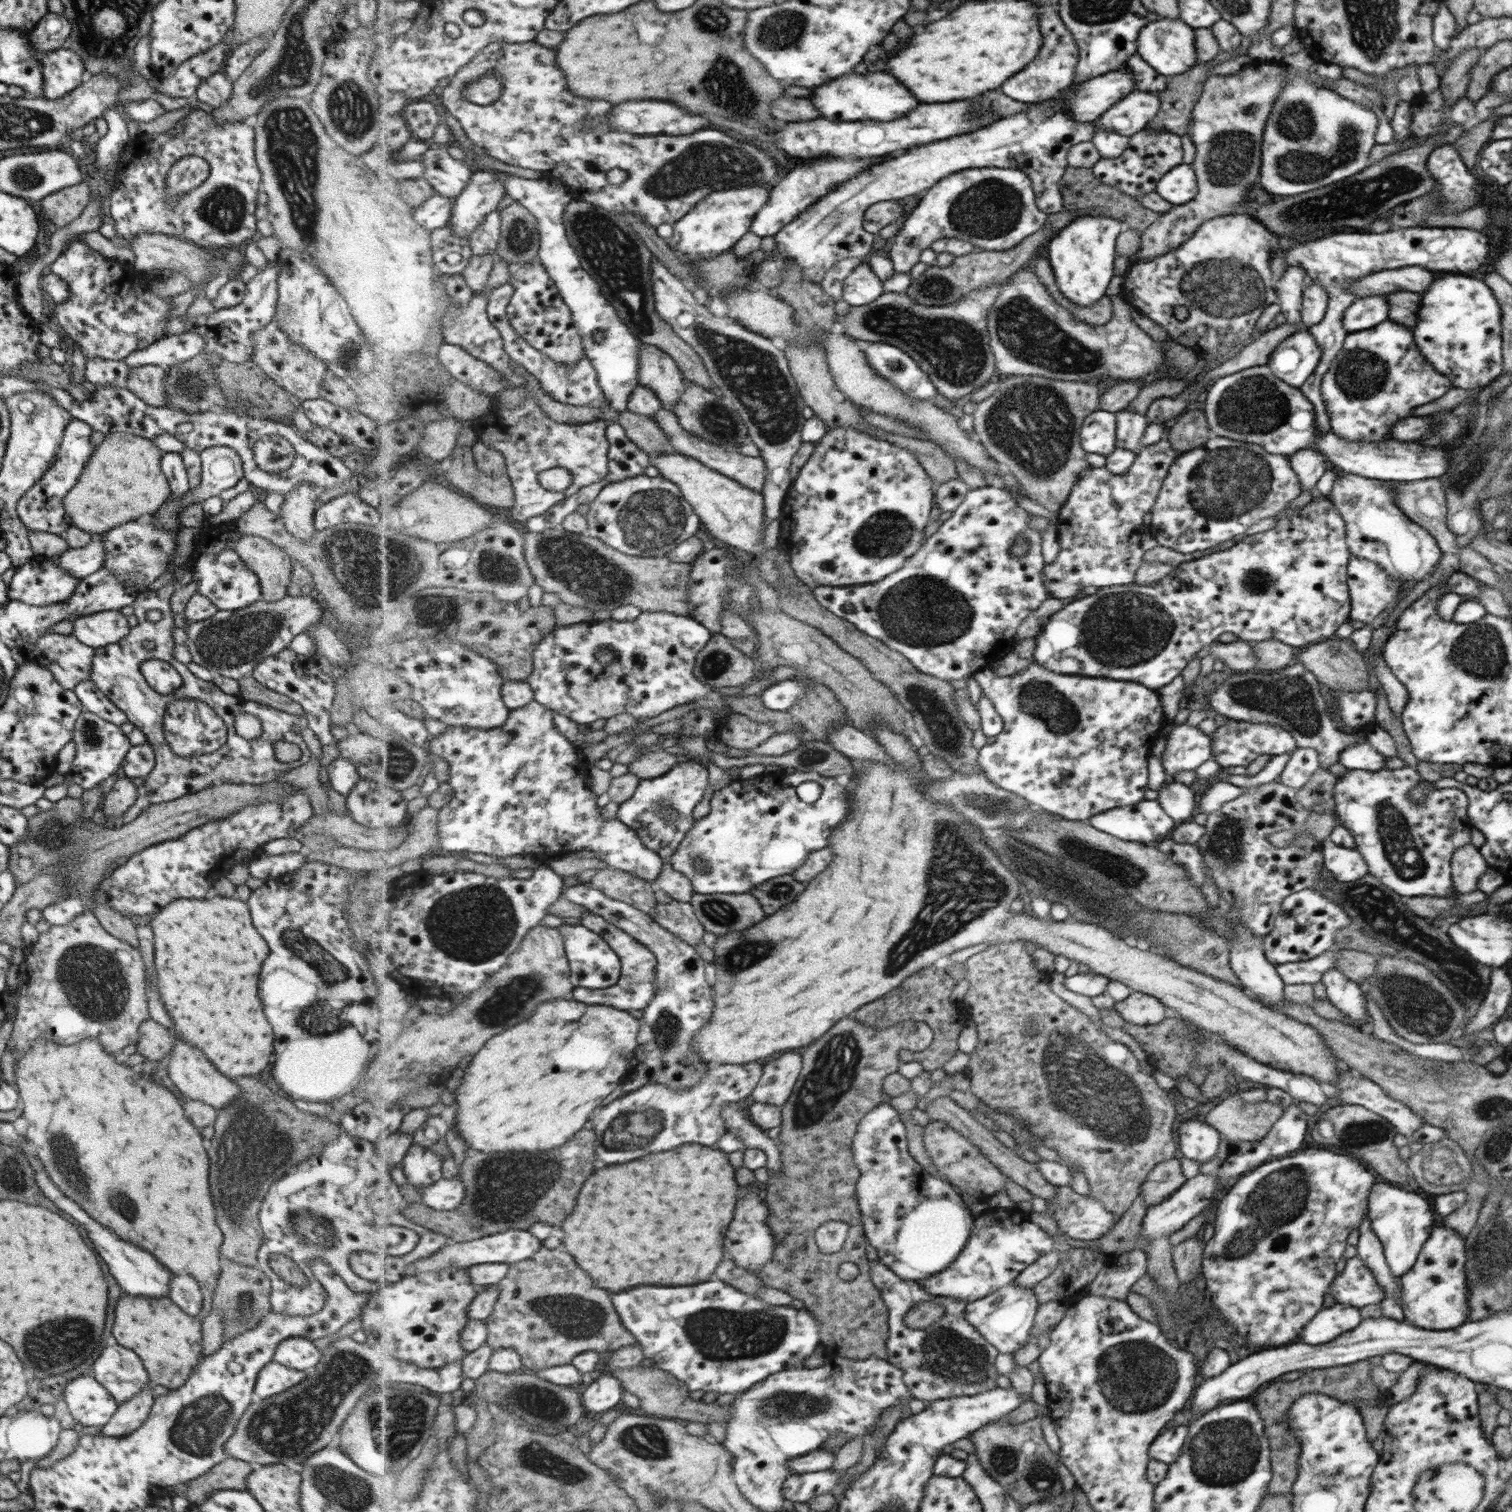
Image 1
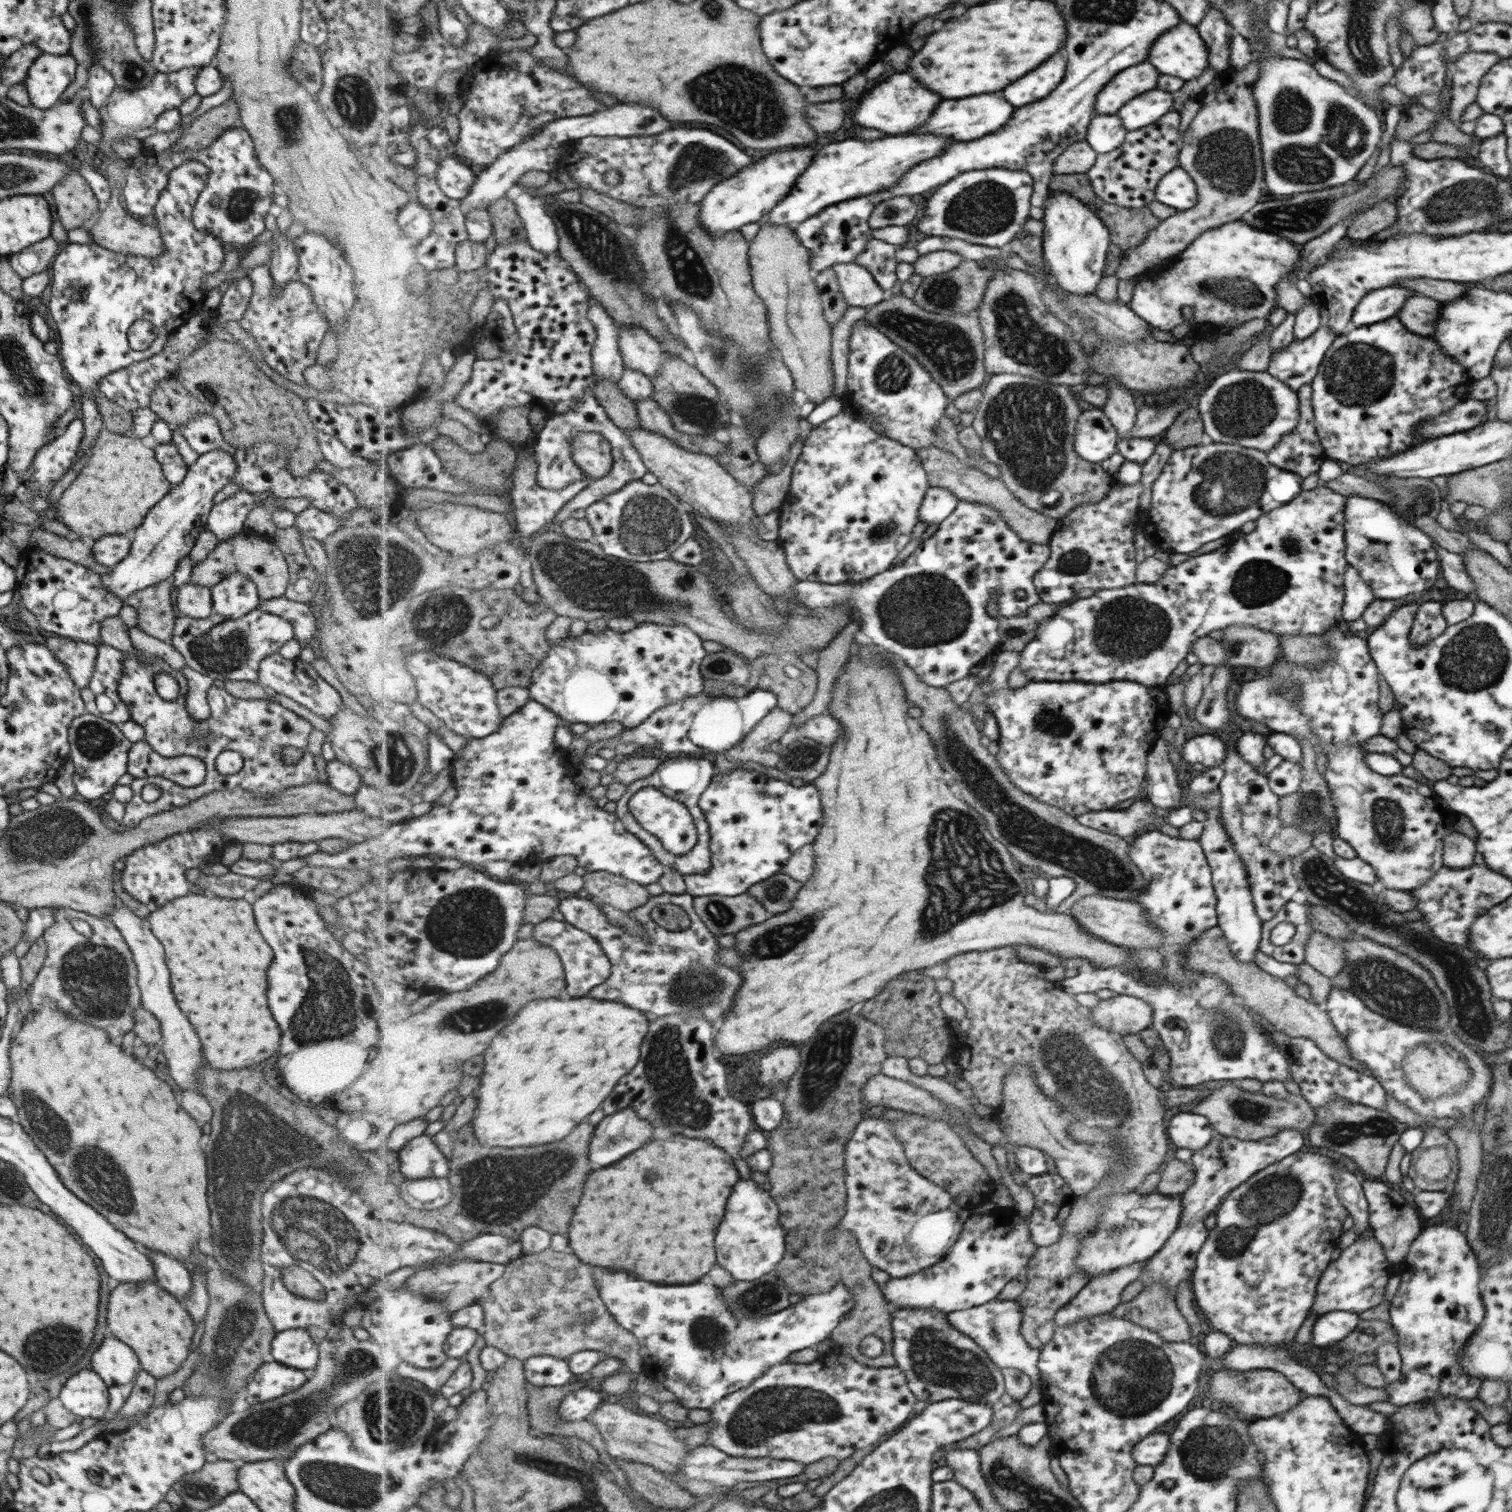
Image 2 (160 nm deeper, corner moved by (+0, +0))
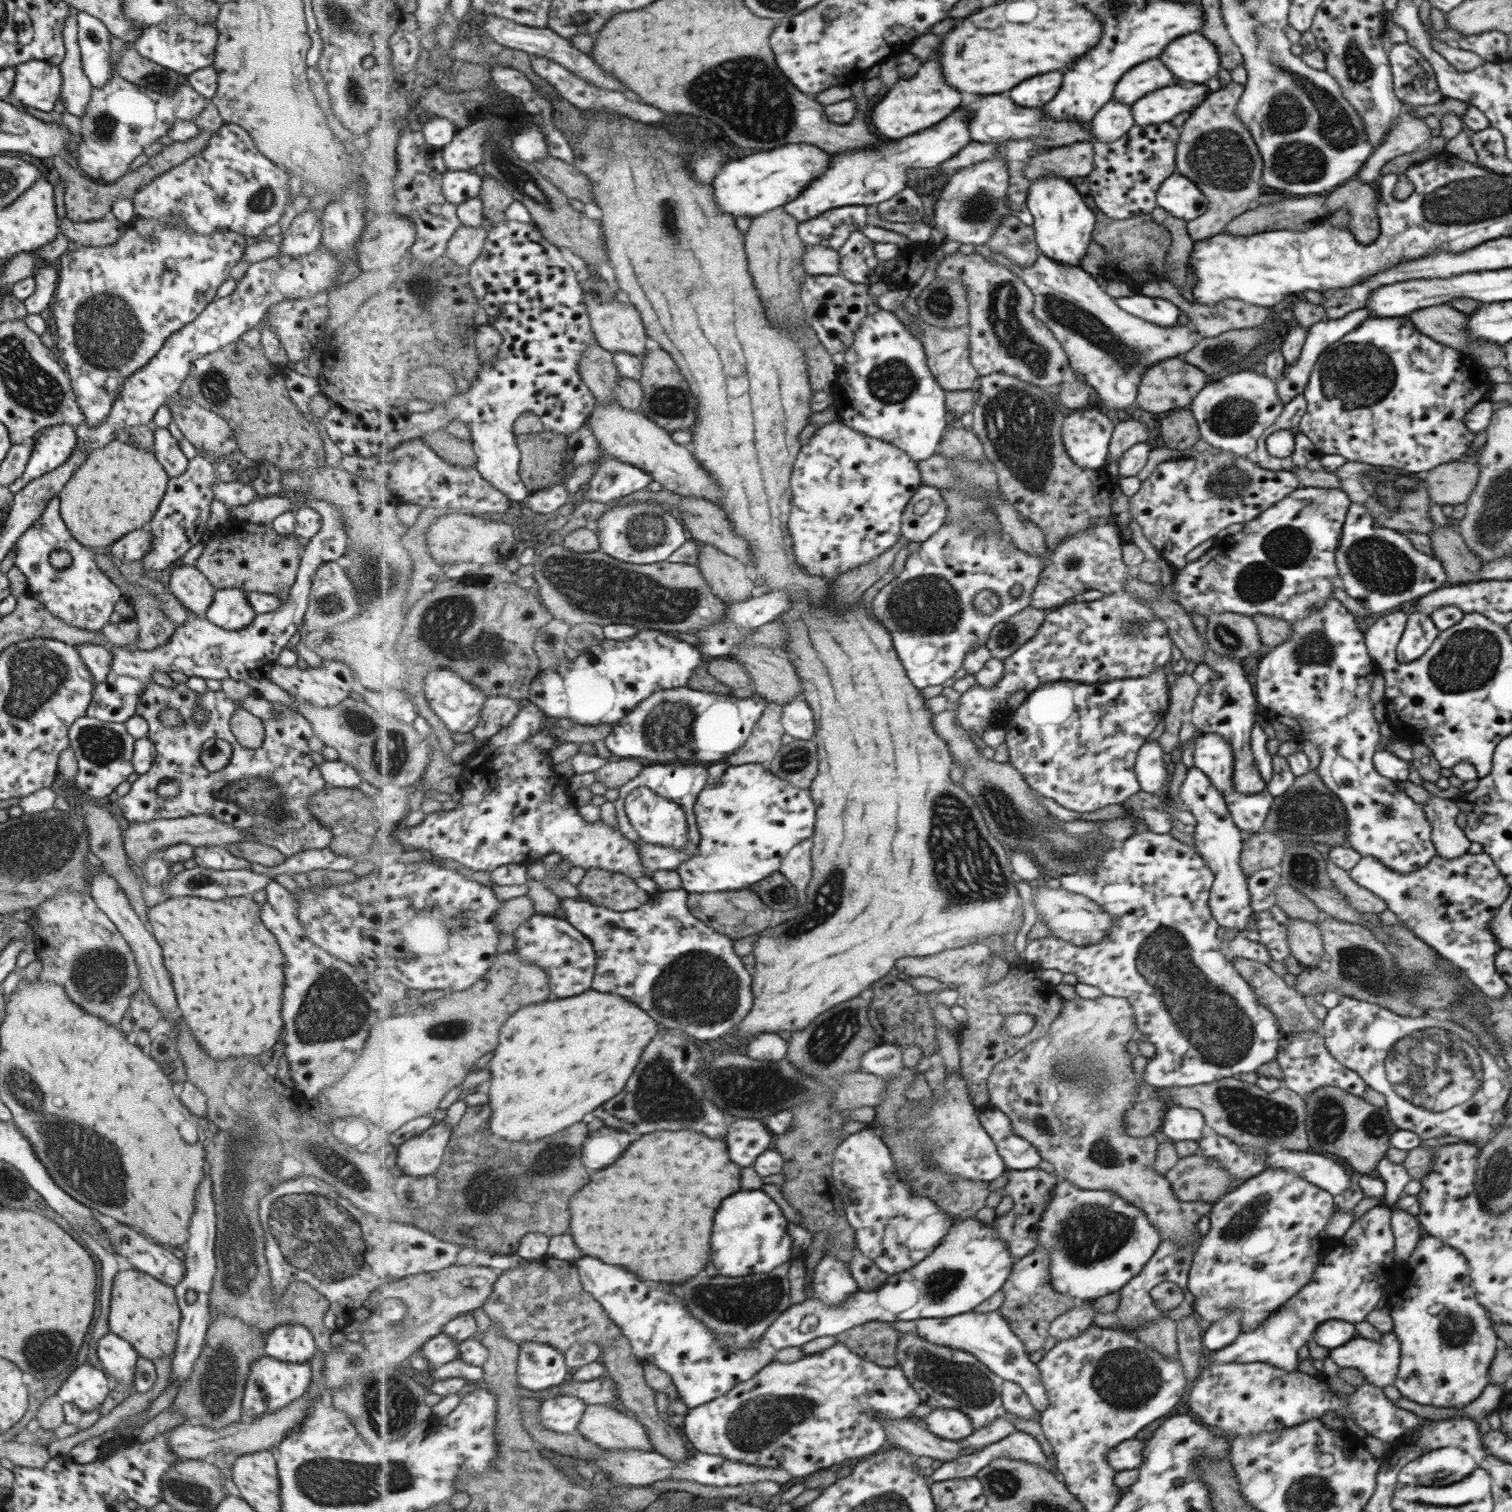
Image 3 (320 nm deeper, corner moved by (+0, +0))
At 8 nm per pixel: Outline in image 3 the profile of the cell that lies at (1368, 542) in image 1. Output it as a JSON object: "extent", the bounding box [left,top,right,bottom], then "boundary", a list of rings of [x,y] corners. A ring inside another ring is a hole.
{"extent":[1336,502,1445,614],"boundary":[[[1359,502],[1350,504],[1336,550],[1340,586],[1355,598],[1366,612],[1379,614],[1411,602],[1445,582],[1444,568],[1436,557],[1419,552],[1395,528],[1378,526],[1370,511]]]}

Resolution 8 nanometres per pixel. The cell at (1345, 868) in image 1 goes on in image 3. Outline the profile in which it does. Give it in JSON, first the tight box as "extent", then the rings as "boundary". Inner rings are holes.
{"extent":[1348,852,1511,999],"boundary":[[[1483,852],[1467,853],[1451,860],[1435,856],[1421,869],[1399,874],[1390,867],[1383,866],[1383,863],[1379,863],[1377,859],[1365,856],[1351,870],[1348,870],[1348,875],[1351,880],[1355,881],[1355,884],[1378,896],[1386,905],[1387,910],[1397,917],[1400,926],[1410,930],[1419,940],[1429,945],[1440,958],[1448,960],[1450,964],[1462,970],[1462,974],[1479,988],[1483,996],[1498,999],[1505,996],[1508,986],[1494,967],[1494,958],[1501,947],[1490,931],[1490,922],[1493,921],[1494,914],[1501,908],[1501,905],[1505,903],[1511,886],[1505,881],[1497,865],[1489,858],[1490,856]]]}

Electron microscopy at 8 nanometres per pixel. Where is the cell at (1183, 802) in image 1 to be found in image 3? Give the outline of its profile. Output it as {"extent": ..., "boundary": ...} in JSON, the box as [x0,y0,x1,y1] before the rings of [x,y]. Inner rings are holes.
{"extent":[1134,741,1168,796],"boundary":[[[1150,741],[1139,750],[1134,772],[1142,791],[1152,795],[1159,791],[1165,796],[1162,786],[1166,782],[1168,774],[1165,771],[1165,764],[1161,761],[1163,753],[1156,741]]]}

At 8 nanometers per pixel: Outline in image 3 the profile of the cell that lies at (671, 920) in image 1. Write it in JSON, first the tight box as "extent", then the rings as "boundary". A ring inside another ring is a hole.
{"extent":[561,888,755,1040],"boundary":[[[684,888],[654,893],[649,902],[635,910],[614,911],[591,901],[563,899],[561,906],[568,922],[586,934],[598,953],[598,968],[593,990],[621,994],[637,1002],[666,1029],[686,1030],[699,1040],[723,1040],[731,1037],[733,1028],[753,1010],[755,996],[751,986],[754,975],[747,972],[741,956],[735,954],[730,936],[721,934],[696,918],[688,906],[690,893]]]}

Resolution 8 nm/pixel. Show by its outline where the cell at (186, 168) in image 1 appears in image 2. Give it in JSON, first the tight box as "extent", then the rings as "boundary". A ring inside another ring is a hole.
{"extent":[49,160,224,458],"boundary":[[[186,160],[183,164],[180,164],[177,168],[174,168],[168,176],[167,186],[159,193],[157,202],[155,203],[152,216],[149,220],[150,224],[153,224],[156,229],[160,232],[160,237],[164,246],[163,252],[156,256],[155,258],[147,258],[133,255],[117,255],[112,253],[110,250],[103,248],[102,246],[96,245],[95,243],[87,243],[87,244],[77,244],[70,243],[66,245],[55,257],[53,258],[53,263],[51,264],[51,290],[49,290],[49,294],[51,298],[49,298],[49,316],[51,316],[51,320],[55,323],[55,330],[57,330],[57,335],[59,337],[59,351],[57,357],[59,358],[59,362],[62,364],[64,368],[65,375],[68,378],[70,383],[75,384],[75,386],[79,387],[80,390],[80,402],[78,409],[78,416],[80,421],[83,423],[83,438],[81,438],[81,442],[79,442],[79,450],[76,454],[76,458],[85,455],[85,452],[88,451],[89,445],[92,445],[97,439],[97,435],[100,431],[103,430],[102,426],[102,418],[98,409],[98,406],[95,402],[95,397],[97,392],[99,392],[97,387],[97,381],[103,377],[107,377],[107,374],[113,373],[115,370],[127,369],[127,366],[141,362],[141,360],[150,358],[160,352],[167,342],[167,338],[170,333],[173,333],[179,326],[182,326],[190,317],[193,317],[201,310],[201,302],[203,299],[203,294],[205,291],[202,287],[203,282],[201,278],[205,276],[205,274],[213,274],[215,271],[219,271],[221,265],[224,261],[224,253],[221,249],[221,241],[213,235],[209,233],[203,233],[198,231],[191,222],[191,207],[194,205],[196,198],[199,196],[201,189],[204,186],[208,185],[209,174],[206,166],[203,166],[200,162],[195,160]],[[135,320],[147,320],[150,324],[153,324],[155,328],[157,328],[157,336],[155,336],[155,340],[151,342],[149,348],[145,350],[141,350],[139,353],[131,352],[129,346],[127,346],[127,338],[125,338],[125,334],[127,334],[127,328],[131,326]]]}

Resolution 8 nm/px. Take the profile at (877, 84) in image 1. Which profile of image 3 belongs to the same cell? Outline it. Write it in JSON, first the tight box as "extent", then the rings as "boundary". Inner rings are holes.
{"extent":[870,54,963,140],"boundary":[[[935,54],[923,68],[916,71],[911,78],[902,78],[887,92],[883,99],[874,107],[870,117],[878,131],[888,139],[899,140],[918,133],[919,130],[931,128],[945,120],[953,110],[957,110],[963,102],[963,94],[951,88],[943,76],[941,56]]]}

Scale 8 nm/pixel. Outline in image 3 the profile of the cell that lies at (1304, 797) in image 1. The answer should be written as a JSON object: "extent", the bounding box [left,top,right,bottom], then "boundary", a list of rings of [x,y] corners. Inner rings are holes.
{"extent":[1262,770,1347,847],"boundary":[[[1309,770],[1295,777],[1293,785],[1281,796],[1273,796],[1273,805],[1267,814],[1262,830],[1277,834],[1279,839],[1291,843],[1314,842],[1327,847],[1346,846],[1347,816],[1337,797],[1319,779],[1318,774]]]}

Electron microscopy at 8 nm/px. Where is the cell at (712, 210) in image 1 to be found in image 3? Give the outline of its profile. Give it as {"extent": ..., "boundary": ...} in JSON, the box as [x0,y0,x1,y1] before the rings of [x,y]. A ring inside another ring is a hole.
{"extent":[713,144,831,217],"boundary":[[[795,144],[759,152],[742,159],[729,160],[713,182],[716,201],[722,213],[758,217],[770,210],[793,202],[816,178],[831,165],[831,154],[810,144]]]}

